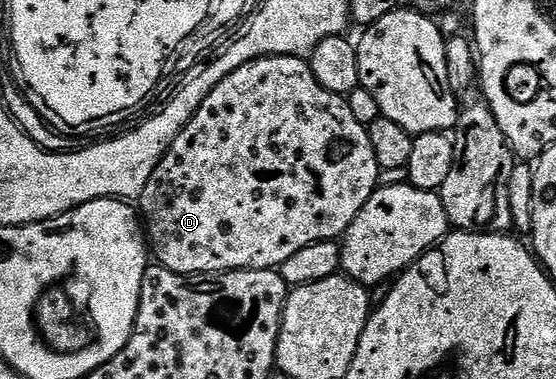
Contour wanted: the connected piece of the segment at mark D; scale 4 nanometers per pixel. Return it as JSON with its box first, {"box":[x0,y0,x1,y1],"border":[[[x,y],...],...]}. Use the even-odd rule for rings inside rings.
{"box":[139,56,381,274],"border":[[[279,56],[274,58],[256,58],[254,62],[243,64],[243,68],[239,68],[235,72],[231,72],[231,76],[227,76],[220,82],[212,92],[203,100],[201,107],[196,110],[189,123],[179,132],[177,139],[169,145],[169,150],[161,158],[161,162],[155,168],[155,172],[151,176],[151,180],[147,180],[147,184],[143,188],[139,199],[139,214],[143,219],[144,229],[147,231],[147,242],[151,247],[151,254],[160,265],[166,270],[175,272],[176,274],[224,274],[227,270],[272,270],[280,268],[287,260],[291,260],[291,256],[295,256],[295,252],[307,248],[316,242],[331,242],[340,239],[345,233],[345,229],[355,220],[355,216],[359,216],[359,212],[363,208],[363,204],[367,204],[367,200],[373,195],[380,180],[381,169],[375,160],[375,148],[371,148],[371,136],[368,129],[363,124],[359,124],[359,120],[355,120],[355,116],[351,113],[348,101],[340,94],[332,94],[327,92],[327,88],[323,88],[323,84],[319,84],[319,80],[315,80],[313,69],[309,67],[308,61],[304,57],[296,58],[295,56]]]}

